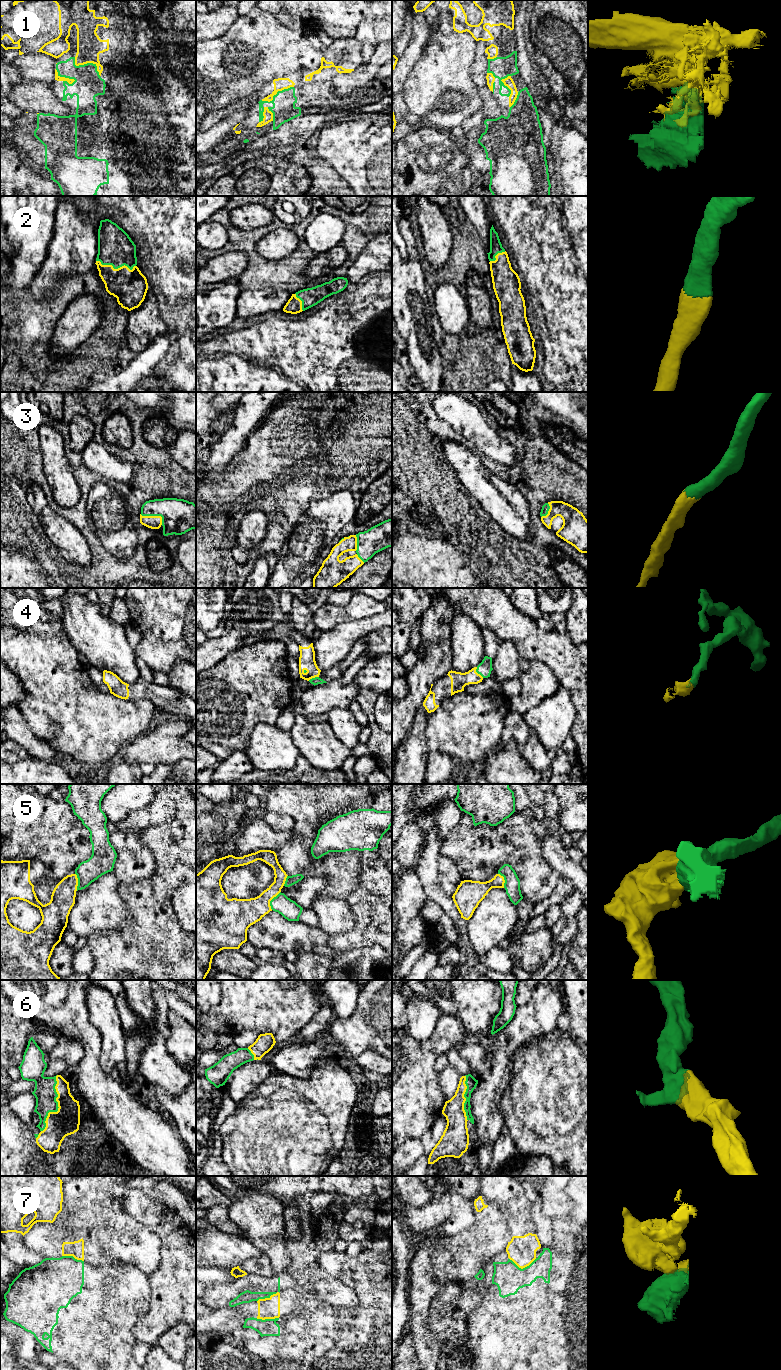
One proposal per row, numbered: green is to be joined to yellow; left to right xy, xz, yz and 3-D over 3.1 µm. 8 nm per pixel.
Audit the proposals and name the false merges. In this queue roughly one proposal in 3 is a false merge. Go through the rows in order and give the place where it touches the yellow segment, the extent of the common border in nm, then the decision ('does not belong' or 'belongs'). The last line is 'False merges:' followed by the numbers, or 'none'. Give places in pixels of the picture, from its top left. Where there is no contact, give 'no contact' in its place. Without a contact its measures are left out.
1: meets yellow in xy at (87, 62); contact 260 nm long; does not belong
2: meets yellow in xy at (116, 269); contact 320 nm long; belongs
3: meets yellow in xy at (154, 516); contact 200 nm long; belongs
4: meets yellow in yz at (477, 673); contact 110 nm long; belongs
5: meets yellow in xz at (271, 899); contact 170 nm long; does not belong
6: meets yellow in xy at (58, 1106); contact 480 nm long; belongs
7: meets yellow in yz at (522, 1268); contact 220 nm long; does not belong
False merges: 1, 5, 7

